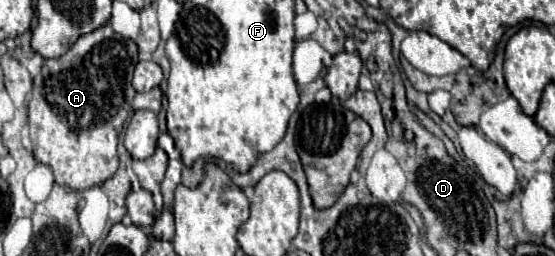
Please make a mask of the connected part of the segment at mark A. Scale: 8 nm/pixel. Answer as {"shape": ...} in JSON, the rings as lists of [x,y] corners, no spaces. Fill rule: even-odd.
{"shape":[[[106,23],[106,27],[92,31],[90,35],[82,35],[82,39],[78,39],[74,47],[70,47],[70,51],[60,59],[44,61],[40,75],[34,77],[34,87],[28,103],[32,151],[38,163],[44,163],[52,169],[58,185],[70,187],[72,191],[86,191],[90,187],[102,185],[116,173],[118,135],[128,117],[130,101],[136,95],[132,87],[134,63],[138,63],[136,43],[114,33],[110,23]]]}

